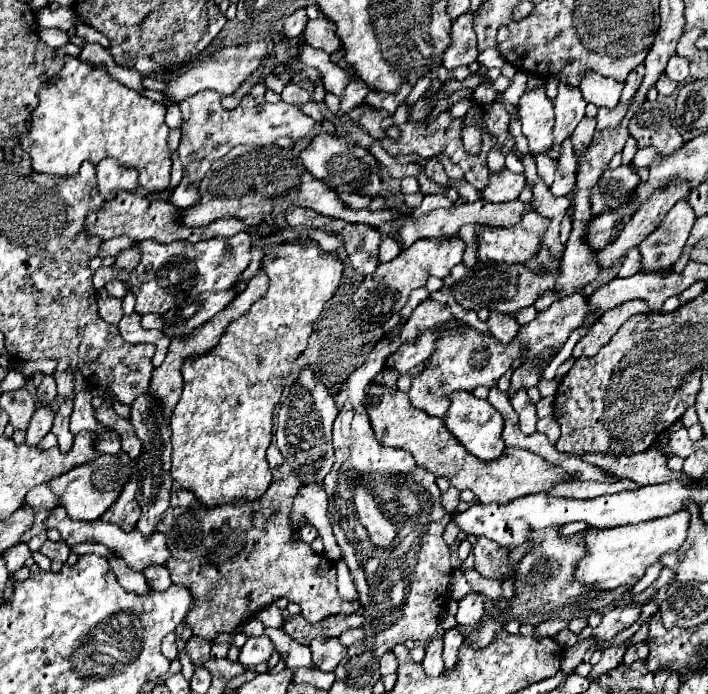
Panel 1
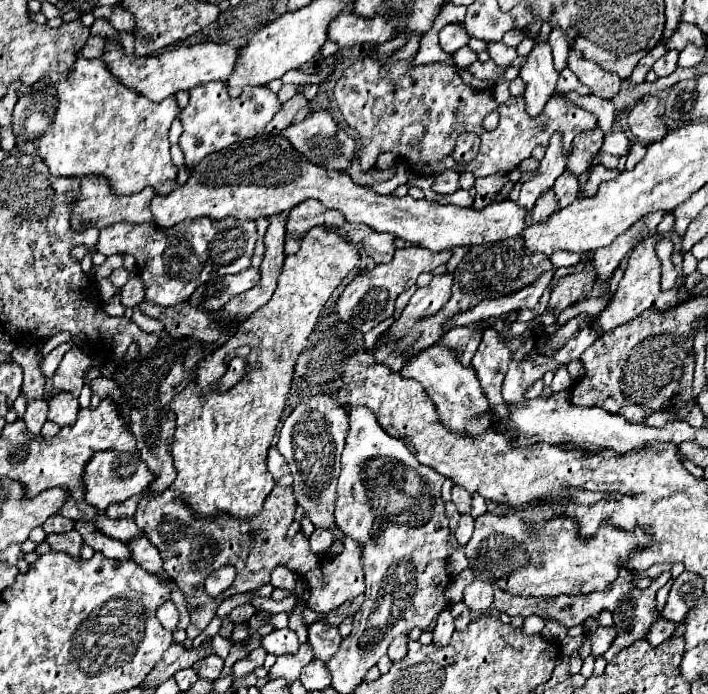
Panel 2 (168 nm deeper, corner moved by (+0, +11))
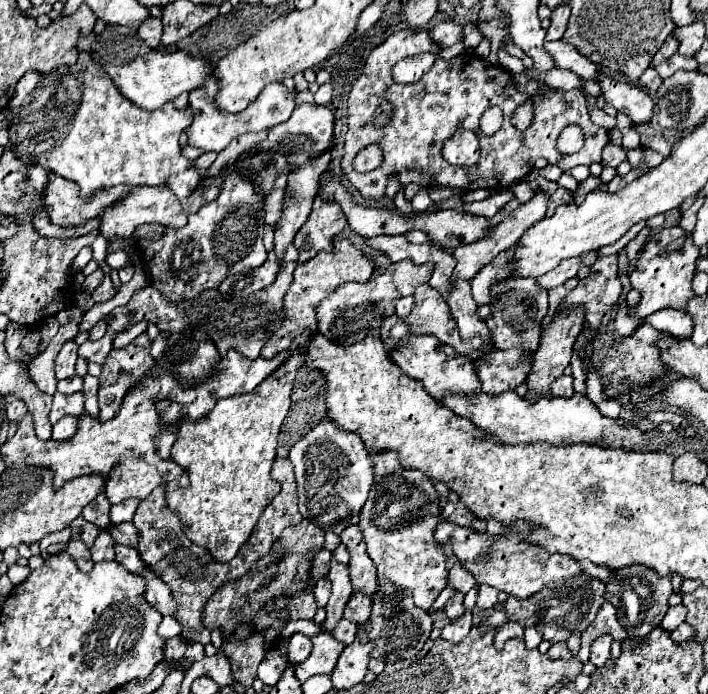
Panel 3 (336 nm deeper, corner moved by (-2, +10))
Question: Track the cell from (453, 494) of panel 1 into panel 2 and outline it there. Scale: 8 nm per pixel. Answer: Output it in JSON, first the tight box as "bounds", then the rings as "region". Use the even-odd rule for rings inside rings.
{"bounds":[452,485,470,513],"region":[[[454,485],[454,489],[452,489],[452,503],[456,505],[456,509],[460,513],[470,513],[470,493],[464,487]]]}

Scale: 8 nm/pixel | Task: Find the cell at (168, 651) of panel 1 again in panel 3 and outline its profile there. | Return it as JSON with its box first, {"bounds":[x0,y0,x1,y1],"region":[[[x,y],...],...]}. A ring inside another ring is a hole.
{"bounds":[140,572,176,616],"region":[[[142,572],[140,576],[146,580],[146,602],[152,604],[162,616],[172,616],[176,602],[170,598],[170,588],[150,572]]]}

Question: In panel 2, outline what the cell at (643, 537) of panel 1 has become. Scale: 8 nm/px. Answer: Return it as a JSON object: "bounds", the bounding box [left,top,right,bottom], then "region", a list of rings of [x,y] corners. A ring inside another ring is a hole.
{"bounds":[466,513,652,597],"region":[[[484,513],[476,517],[474,535],[466,545],[466,557],[474,577],[480,581],[498,583],[504,591],[514,595],[556,597],[562,593],[592,593],[608,587],[618,577],[624,561],[628,561],[634,551],[650,545],[652,535],[640,525],[636,525],[634,531],[626,531],[604,521],[592,537],[582,537],[578,521],[570,517],[522,523],[518,517],[492,517]]]}

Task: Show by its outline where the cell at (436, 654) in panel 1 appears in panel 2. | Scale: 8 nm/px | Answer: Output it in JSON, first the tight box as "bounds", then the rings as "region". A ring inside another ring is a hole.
{"bounds":[432,609,454,647],"region":[[[444,609],[436,619],[436,625],[432,631],[432,643],[436,647],[444,647],[444,645],[448,645],[452,633],[454,633],[454,621],[450,615],[450,609]]]}

